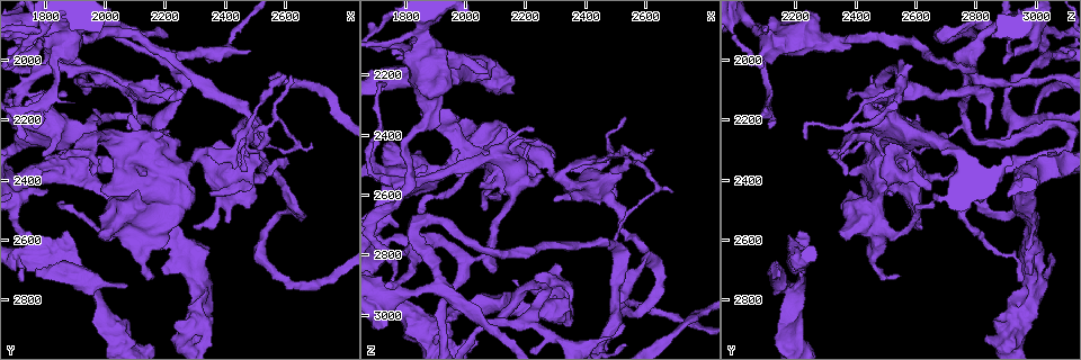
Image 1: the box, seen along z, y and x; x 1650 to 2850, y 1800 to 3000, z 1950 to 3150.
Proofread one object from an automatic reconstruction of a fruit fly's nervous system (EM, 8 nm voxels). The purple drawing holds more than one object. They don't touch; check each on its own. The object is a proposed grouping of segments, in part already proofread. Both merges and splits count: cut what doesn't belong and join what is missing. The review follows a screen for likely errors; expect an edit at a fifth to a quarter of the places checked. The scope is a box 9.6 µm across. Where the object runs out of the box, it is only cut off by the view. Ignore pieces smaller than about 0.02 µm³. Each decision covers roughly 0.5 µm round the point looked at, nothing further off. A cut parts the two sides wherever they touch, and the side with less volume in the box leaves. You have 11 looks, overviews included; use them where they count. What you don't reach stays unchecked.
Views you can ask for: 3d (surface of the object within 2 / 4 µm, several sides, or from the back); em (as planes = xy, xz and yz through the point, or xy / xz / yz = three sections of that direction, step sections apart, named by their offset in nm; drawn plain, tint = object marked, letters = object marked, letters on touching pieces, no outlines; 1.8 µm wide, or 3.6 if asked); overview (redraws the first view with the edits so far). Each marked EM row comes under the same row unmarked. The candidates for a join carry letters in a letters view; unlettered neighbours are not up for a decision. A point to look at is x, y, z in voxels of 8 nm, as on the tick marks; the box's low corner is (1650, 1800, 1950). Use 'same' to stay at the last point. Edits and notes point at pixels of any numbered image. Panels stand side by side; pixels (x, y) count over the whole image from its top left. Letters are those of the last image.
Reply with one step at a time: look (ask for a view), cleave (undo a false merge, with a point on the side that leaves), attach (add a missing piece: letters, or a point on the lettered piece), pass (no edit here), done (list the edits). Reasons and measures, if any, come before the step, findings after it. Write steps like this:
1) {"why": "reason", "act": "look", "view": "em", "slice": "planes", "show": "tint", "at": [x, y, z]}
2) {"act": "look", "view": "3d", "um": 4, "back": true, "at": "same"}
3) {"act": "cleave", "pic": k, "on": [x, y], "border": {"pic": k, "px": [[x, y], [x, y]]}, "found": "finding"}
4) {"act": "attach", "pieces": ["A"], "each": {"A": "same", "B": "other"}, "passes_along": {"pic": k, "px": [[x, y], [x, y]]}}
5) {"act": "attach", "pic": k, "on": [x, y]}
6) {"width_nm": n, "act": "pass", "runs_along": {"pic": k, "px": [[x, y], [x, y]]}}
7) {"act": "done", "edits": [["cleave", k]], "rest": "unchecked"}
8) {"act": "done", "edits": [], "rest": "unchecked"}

{"why": "abrupt turn", "act": "look", "view": "em", "slice": "xz", "step": 4, "show": "tint", "at": [2650, 2290, 2570]}

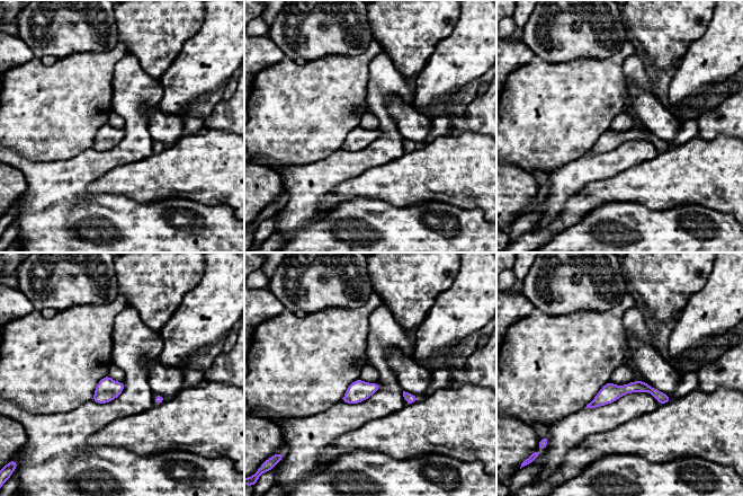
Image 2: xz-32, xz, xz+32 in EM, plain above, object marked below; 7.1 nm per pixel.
{"why": "another direction", "act": "look", "view": "em", "slice": "planes", "show": "letters", "at": "same"}

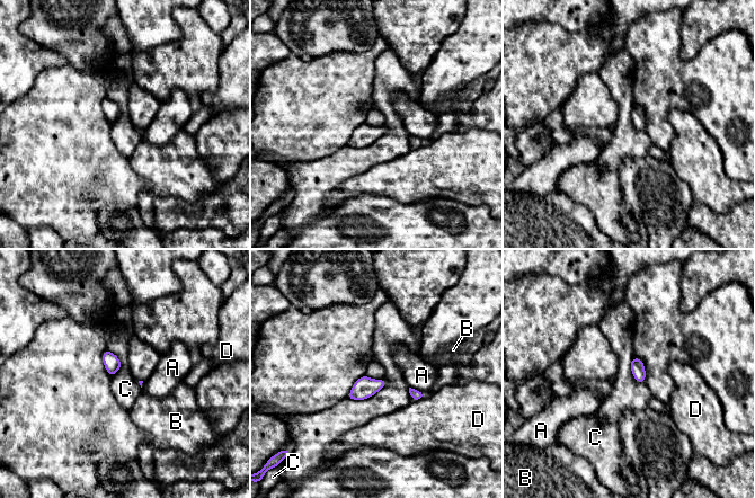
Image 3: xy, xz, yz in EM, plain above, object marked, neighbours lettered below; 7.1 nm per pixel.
{"width_nm": 100, "act": "pass", "each": {"A": "other", "B": "other", "C": "other", "D": "other"}, "border": {"pic": 3, "px": [[107, 348], [121, 363], [112, 378]]}, "found": "one neuron here"}

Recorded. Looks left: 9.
{"why": "sudden change in width", "act": "look", "view": "3d", "um": 4, "at": [2250, 2610, 2980]}

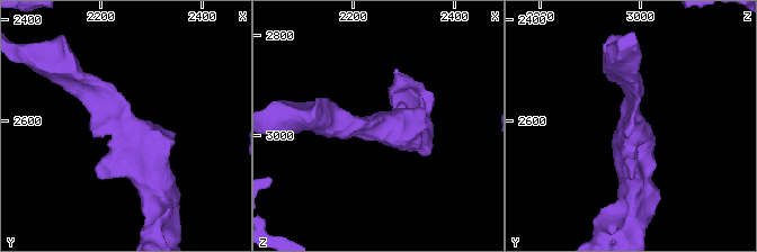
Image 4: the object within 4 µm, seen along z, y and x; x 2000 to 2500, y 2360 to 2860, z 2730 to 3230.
{"arms": 3, "arm_widths_nm": [220, 260, 380], "act": "look", "view": "em", "slice": "planes", "show": "tint", "at": [2240, 2605, 2980]}

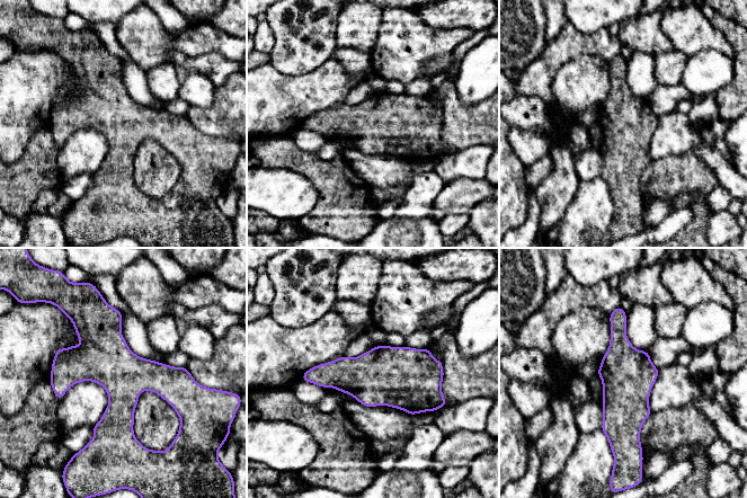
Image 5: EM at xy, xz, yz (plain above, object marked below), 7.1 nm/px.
{"act": "look", "view": "em", "slice": "planes", "show": "letters", "at": "same"}

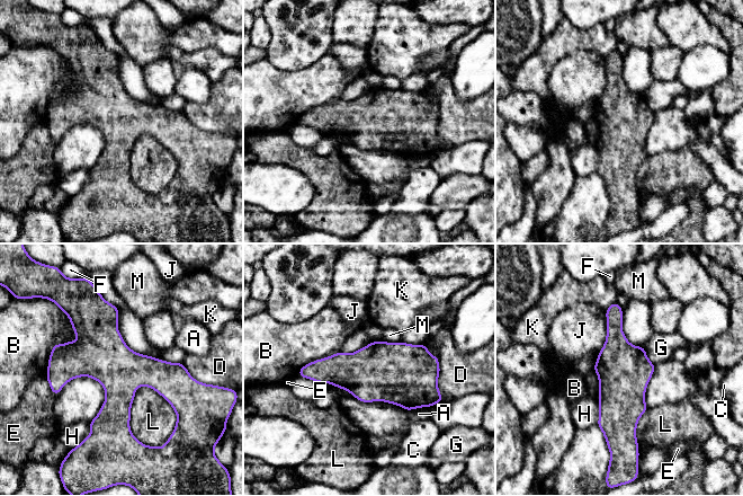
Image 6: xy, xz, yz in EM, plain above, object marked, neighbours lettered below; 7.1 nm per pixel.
{"act": "pass", "each": {"A": "other", "B": "other", "C": "other", "D": "other", "E": "other", "F": "other", "G": "other", "H": "other", "J": "other", "K": "other", "L": "other", "M": "other"}, "border": {"pic": 6, "px": [[606, 311], [606, 340], [596, 359]]}, "found": "all the same neuron"}

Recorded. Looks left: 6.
{"why": "free end", "act": "look", "view": "em", "slice": "planes", "show": "letters", "at": [1860, 2320, 2320]}

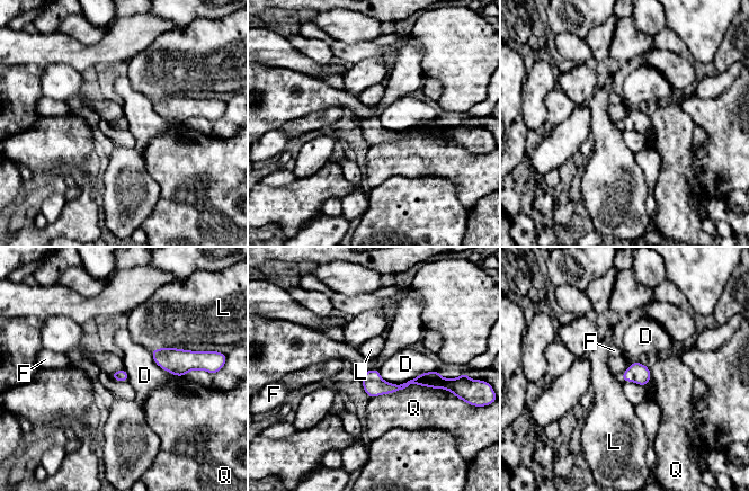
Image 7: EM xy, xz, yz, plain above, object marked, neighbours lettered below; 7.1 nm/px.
{"act": "pass", "each": {"D": "other", "F": "other", "L": "other", "Q": "other"}, "found": "none of them fits"}

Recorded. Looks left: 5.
{"act": "look", "view": "3d", "um": 4, "at": [2130, 2650, 2450]}

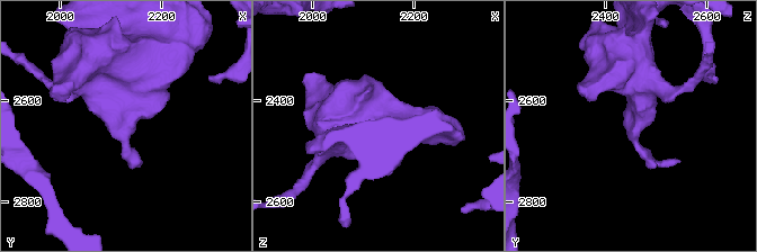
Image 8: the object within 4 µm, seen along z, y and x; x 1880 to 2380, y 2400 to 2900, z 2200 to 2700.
{"act": "look", "view": "em", "slice": "planes", "show": "tint", "at": [2125, 2650, 2455]}

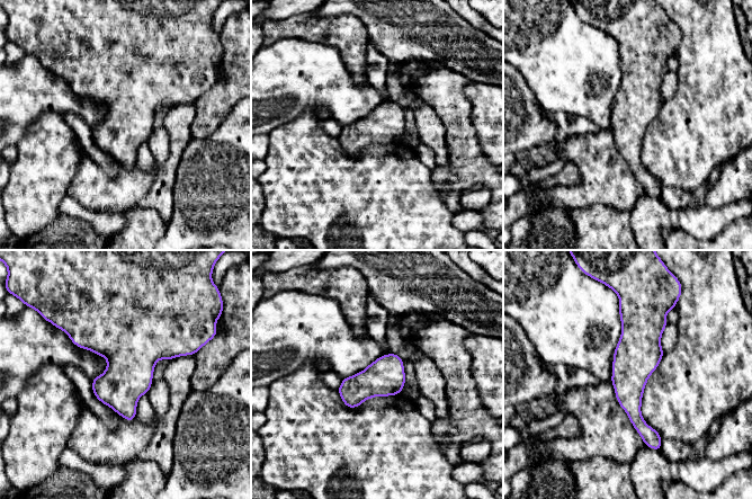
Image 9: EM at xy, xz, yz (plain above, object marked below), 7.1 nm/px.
{"act": "look", "view": "em", "slice": "planes", "show": "letters", "at": "same"}

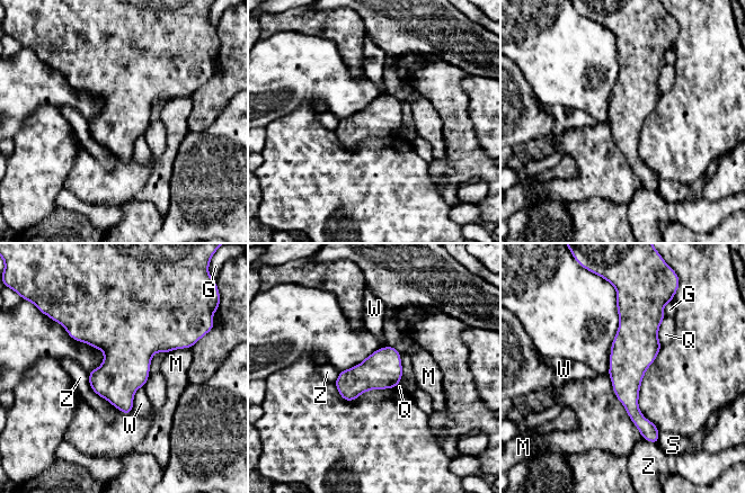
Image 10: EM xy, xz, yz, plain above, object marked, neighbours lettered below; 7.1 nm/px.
{"act": "pass", "each": {"G": "other", "M": "other", "Q": "other", "S": "other", "W": "other", "Z": "other"}, "runs_along": {"pic": 10, "px": [[621, 302], [629, 401], [644, 435]]}, "found": "all the same neuron"}

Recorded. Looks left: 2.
{"act": "done", "edits": [], "rest": "unchecked"}

